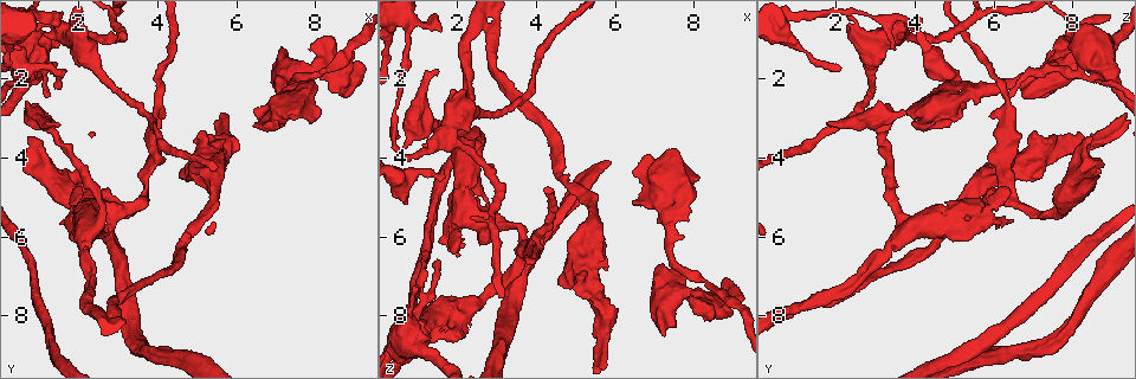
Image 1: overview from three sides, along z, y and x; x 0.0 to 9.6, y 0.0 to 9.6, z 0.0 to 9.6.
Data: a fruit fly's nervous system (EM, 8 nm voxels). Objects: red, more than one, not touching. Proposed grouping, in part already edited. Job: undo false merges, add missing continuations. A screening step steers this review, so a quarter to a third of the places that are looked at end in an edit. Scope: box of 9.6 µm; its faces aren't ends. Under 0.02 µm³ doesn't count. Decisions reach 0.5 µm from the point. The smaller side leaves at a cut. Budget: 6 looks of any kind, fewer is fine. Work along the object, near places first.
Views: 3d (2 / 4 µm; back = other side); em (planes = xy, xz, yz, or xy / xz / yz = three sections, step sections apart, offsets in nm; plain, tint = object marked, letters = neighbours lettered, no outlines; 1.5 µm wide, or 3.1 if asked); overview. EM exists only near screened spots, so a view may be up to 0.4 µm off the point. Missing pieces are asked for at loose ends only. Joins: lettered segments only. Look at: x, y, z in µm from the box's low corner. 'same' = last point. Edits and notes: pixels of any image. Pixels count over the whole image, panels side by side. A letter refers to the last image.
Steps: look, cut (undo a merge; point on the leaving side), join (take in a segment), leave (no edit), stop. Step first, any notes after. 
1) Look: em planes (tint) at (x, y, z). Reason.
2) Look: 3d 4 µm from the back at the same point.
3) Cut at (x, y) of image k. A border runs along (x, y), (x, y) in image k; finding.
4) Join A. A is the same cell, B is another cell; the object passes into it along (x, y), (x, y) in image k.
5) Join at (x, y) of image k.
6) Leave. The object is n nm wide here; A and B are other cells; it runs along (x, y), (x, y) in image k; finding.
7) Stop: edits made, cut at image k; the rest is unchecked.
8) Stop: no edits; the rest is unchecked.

Look: 3d 4 µm at (7.20, 1.25, 8.40). Thick end.

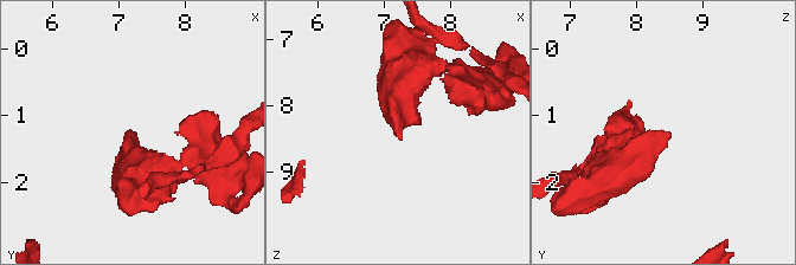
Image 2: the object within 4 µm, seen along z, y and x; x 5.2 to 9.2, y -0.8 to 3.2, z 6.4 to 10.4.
Look: em xy step 4 (tint) at (7.20, 1.30, 8.45).

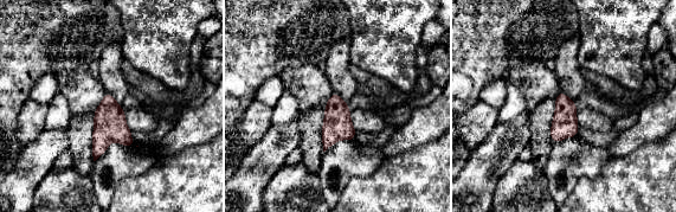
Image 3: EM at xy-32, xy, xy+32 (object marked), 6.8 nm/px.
Look: em xz step 8 (letters) at the same point. Another direction.

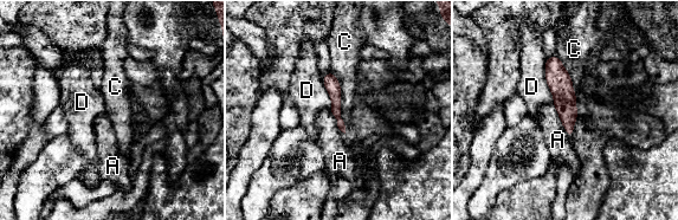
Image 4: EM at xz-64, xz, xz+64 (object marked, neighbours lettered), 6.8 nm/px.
Leave. The longest contact is with C, 460 nm; A, C and D are other cells; none of them fits.

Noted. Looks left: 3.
Look: 3d 4 µm from the back at (0.70, 2.15, 5.15). Free end.

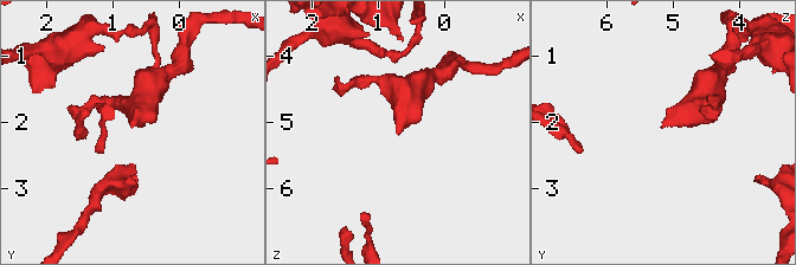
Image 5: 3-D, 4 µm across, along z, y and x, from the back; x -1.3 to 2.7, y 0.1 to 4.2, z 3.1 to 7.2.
Look: em yz step 4 (letters) at (0.75, 2.10, 5.15).

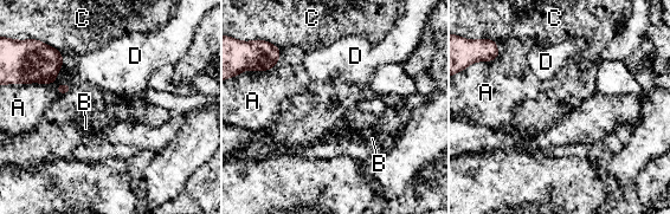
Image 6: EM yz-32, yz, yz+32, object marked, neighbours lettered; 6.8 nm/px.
Look: em planes (letters) at the same point.

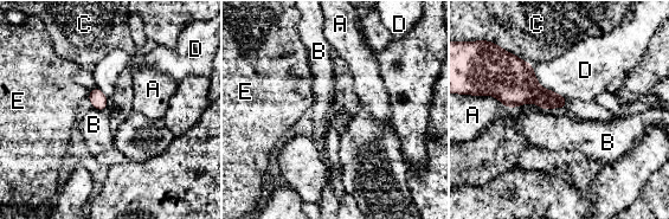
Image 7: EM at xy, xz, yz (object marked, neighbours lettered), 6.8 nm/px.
Leave. A, B, C, D and E are other cells; none of them fits.

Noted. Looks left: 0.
Stop: no edits; the rest is unchecked.

